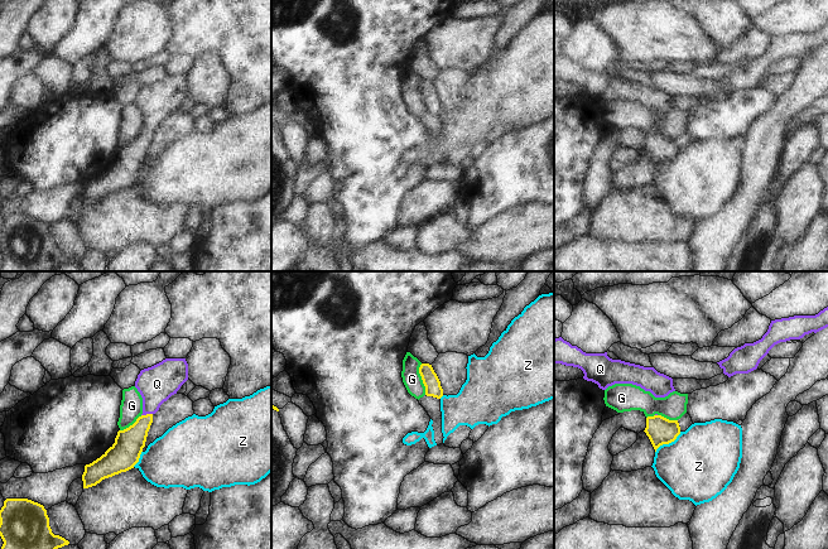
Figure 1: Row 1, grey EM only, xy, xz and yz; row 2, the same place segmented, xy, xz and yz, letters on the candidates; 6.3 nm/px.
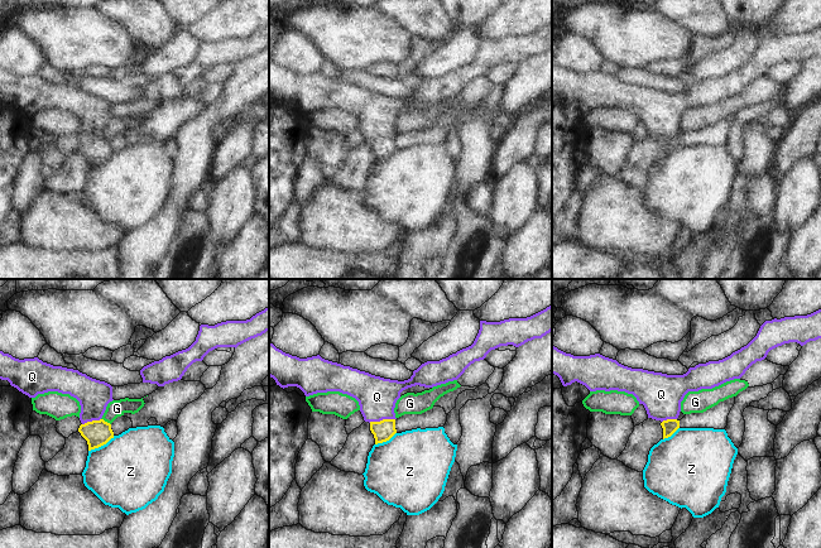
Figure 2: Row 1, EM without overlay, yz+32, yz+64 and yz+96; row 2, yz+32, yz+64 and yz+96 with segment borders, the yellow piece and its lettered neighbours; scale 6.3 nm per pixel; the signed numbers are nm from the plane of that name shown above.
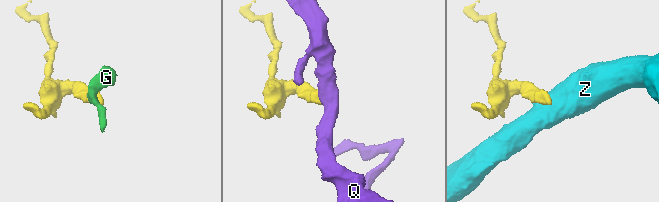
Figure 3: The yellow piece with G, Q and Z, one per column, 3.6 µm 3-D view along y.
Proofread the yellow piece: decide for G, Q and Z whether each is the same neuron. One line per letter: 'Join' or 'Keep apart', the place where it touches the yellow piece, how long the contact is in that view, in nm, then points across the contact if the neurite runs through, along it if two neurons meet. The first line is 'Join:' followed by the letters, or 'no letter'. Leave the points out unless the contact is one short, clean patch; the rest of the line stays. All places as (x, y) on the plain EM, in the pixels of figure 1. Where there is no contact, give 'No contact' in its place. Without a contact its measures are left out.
Join: Q
G: Keep apart. Touches yellow at xz (422, 96). Shared border 200 nm. Boundary: xz (420, 81), (419, 90), (425, 111)
Q: Join. Touches yellow at xy (147, 131). Shared border 70 nm. Path across: xy (129, 160), (145, 138), (147, 131), (157, 101)
Z: Keep apart. Touches yellow at yz (668, 160). Shared border 220 nm. Boundary: yz (680, 149), (673, 158), (663, 160), (655, 169)

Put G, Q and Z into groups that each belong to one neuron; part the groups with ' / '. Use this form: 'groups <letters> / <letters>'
groups G / Q / Z

